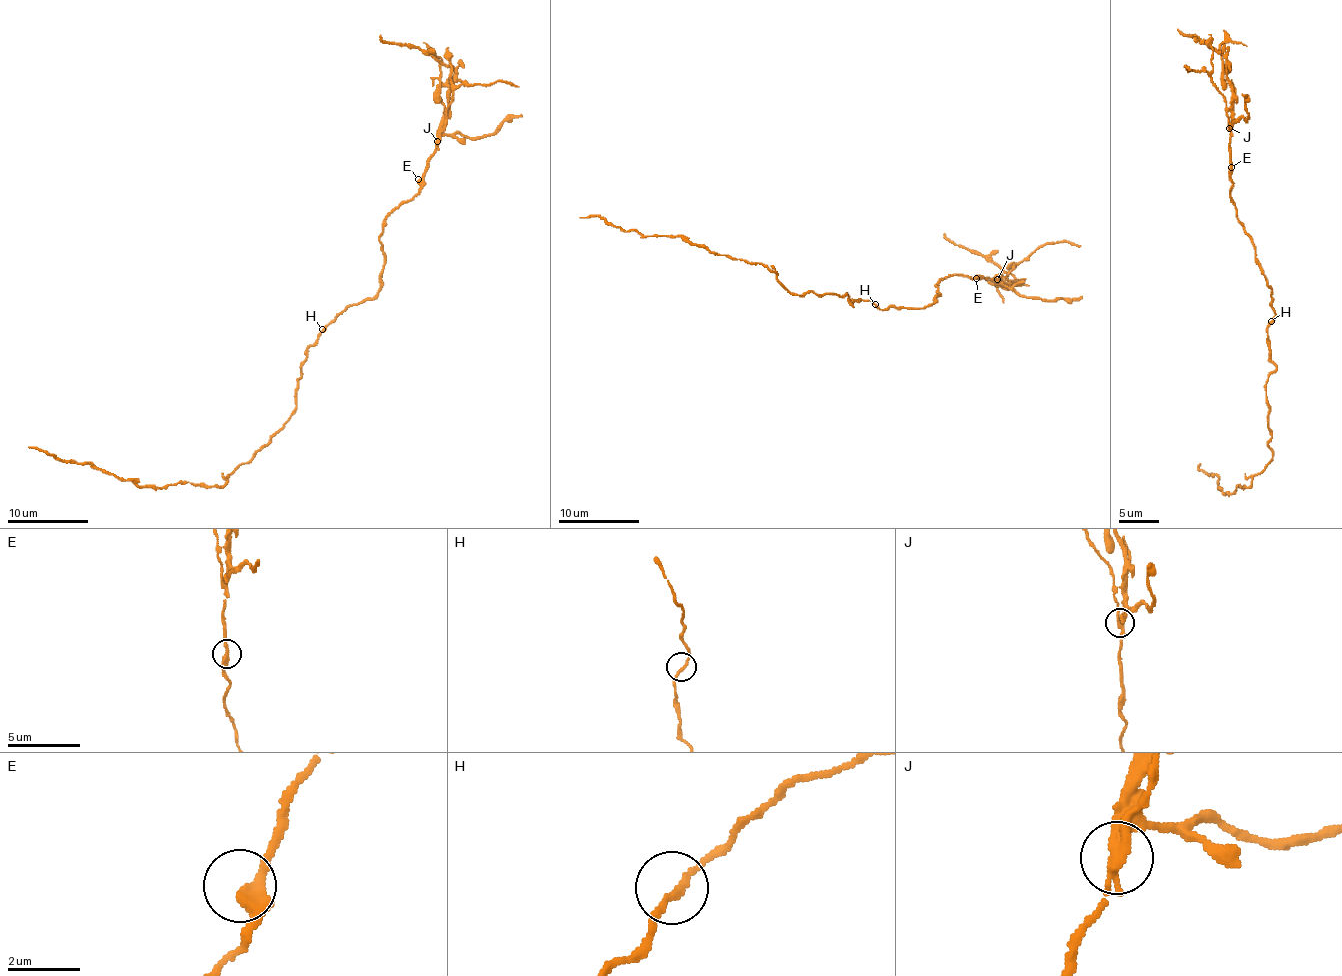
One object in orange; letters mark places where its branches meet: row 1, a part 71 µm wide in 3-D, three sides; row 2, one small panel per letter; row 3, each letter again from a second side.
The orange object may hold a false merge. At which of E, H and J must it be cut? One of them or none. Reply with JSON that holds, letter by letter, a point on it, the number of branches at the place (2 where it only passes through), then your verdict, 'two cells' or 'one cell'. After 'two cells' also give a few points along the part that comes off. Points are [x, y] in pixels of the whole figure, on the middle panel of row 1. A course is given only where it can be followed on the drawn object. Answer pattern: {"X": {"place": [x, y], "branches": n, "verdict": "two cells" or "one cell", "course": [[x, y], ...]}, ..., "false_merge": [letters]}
{"E": {"place": [976, 278], "branches": 2, "verdict": "one cell"}, "H": {"place": [875, 304], "branches": 2, "verdict": "one cell"}, "J": {"place": [997, 279], "branches": 2, "verdict": "two cells", "course": [[997, 279], [1000, 284], [1009, 284], [1009, 280], [1001, 279], [1004, 272], [980, 255], [950, 241], [944, 234]]}, "false_merge": ["J"]}

